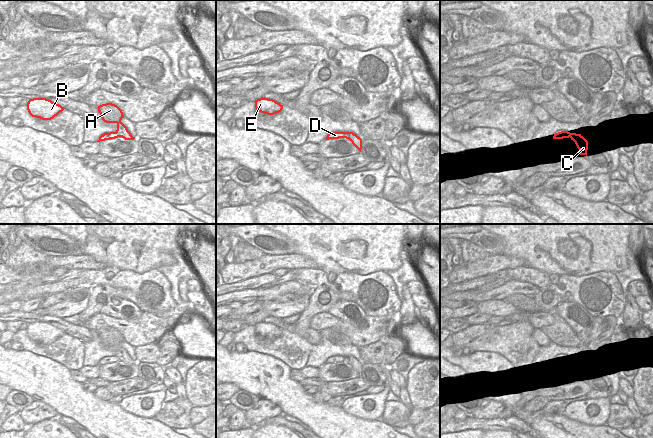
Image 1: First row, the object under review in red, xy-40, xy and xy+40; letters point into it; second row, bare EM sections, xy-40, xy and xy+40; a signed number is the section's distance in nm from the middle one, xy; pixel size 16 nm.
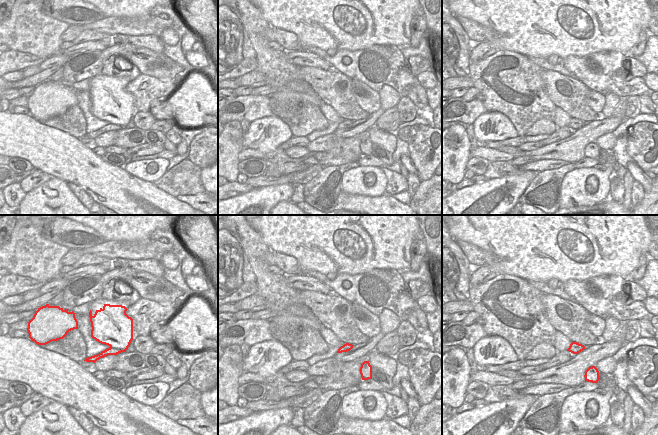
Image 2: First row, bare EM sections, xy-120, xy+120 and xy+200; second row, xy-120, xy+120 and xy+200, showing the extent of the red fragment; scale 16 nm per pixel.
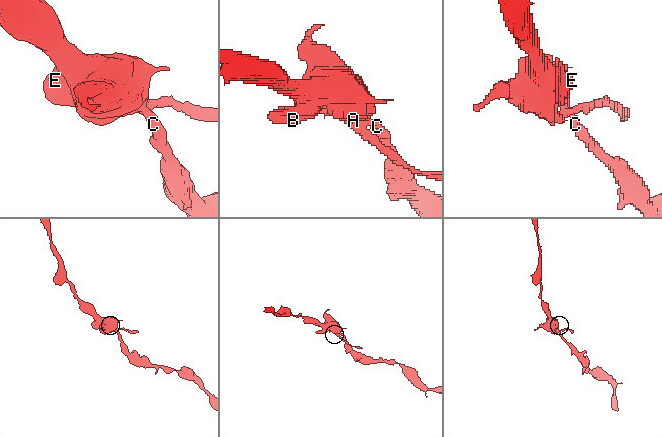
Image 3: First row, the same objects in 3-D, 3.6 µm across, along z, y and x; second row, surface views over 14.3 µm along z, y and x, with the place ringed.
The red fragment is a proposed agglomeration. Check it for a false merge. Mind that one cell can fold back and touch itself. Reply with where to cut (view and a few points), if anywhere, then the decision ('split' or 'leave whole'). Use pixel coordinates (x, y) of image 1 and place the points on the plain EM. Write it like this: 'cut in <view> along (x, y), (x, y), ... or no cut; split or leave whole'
no cut; leave whole

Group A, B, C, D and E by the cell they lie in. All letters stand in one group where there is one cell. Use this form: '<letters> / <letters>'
A B C D E

